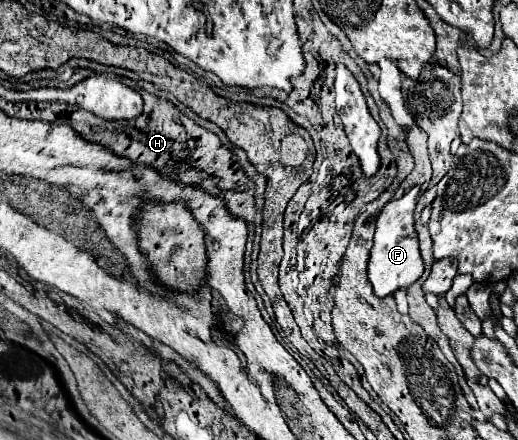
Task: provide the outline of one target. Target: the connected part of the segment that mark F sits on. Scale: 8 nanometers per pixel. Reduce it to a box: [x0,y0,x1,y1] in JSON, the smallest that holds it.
[367,186,423,296]

